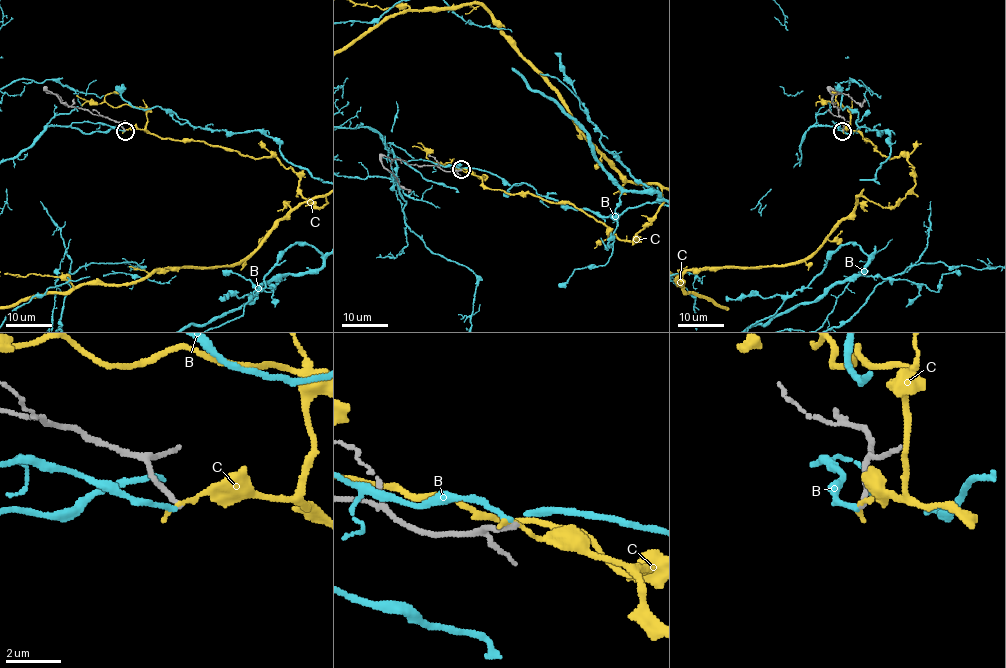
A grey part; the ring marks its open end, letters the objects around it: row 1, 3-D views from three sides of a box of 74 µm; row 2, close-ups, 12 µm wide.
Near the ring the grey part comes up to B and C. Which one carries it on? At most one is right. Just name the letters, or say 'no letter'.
no letter

